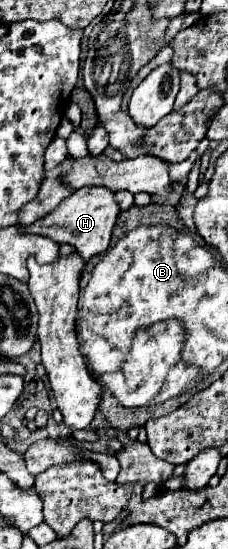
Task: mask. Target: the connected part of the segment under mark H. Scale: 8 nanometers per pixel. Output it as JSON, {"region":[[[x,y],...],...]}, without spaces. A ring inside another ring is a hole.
{"region":[[[80,188],[72,196],[60,202],[56,210],[52,210],[48,216],[36,220],[30,226],[20,228],[24,234],[42,234],[52,238],[58,244],[70,244],[76,248],[76,252],[88,260],[96,254],[102,254],[110,244],[110,234],[116,224],[116,218],[120,214],[118,204],[114,202],[114,192],[108,188]]]}

